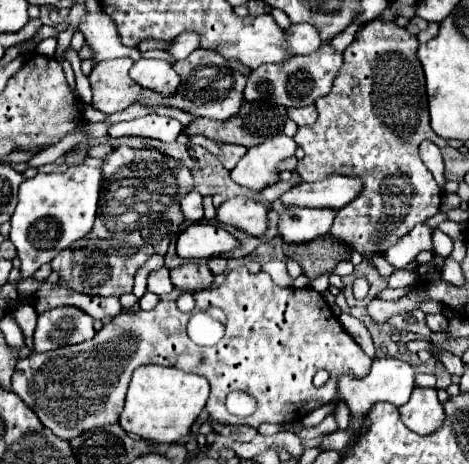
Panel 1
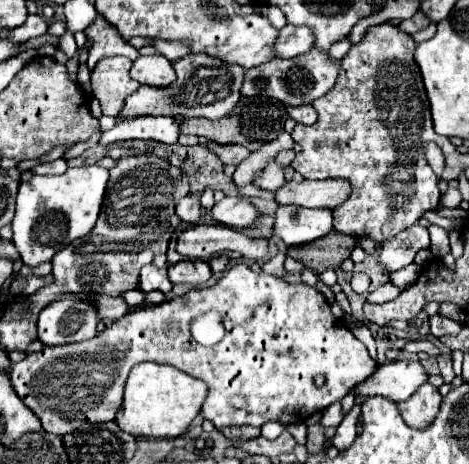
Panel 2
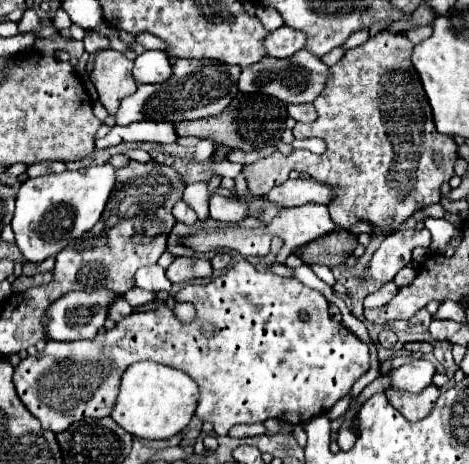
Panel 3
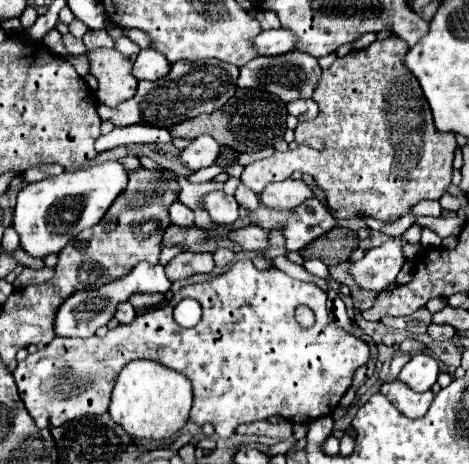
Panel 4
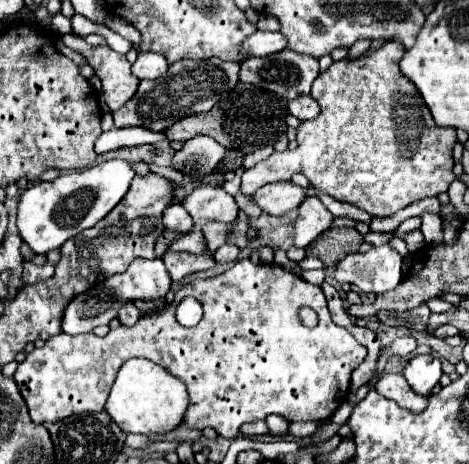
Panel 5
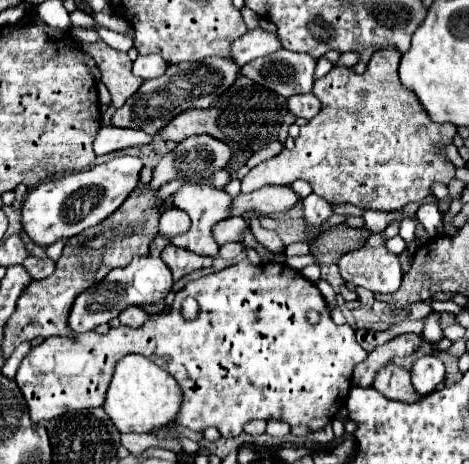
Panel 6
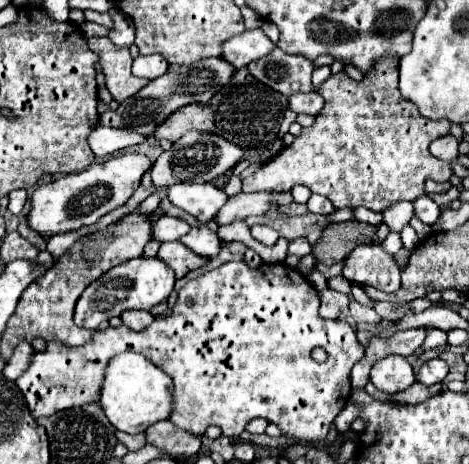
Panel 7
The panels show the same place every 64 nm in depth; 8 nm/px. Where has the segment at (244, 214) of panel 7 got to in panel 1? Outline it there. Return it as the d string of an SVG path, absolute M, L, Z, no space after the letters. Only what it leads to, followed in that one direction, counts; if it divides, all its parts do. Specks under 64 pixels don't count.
M330 176L320 182L300 182L286 190L280 200L282 204L306 206L306 208L332 208L338 210L348 204L362 190L360 180L346 176Z

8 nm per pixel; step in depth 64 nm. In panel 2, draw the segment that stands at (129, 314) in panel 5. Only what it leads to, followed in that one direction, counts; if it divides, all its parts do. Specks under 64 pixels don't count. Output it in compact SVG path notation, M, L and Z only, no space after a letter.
M92 296L92 300L96 302L96 308L98 308L98 314L102 320L114 322L130 310L122 296Z

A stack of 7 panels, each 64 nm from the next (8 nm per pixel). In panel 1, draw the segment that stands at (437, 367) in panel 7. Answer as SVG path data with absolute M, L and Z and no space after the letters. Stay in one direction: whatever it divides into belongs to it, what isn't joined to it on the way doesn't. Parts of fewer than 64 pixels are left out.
M380 358L372 362L372 368L368 372L368 376L364 378L352 378L352 376L340 376L340 384L338 384L338 400L348 402L350 406L350 422L354 432L358 434L364 416L368 414L370 406L376 402L390 402L394 406L402 406L404 402L410 400L410 394L414 390L414 378L416 378L416 370L412 364L404 362L404 360L396 360L396 358Z

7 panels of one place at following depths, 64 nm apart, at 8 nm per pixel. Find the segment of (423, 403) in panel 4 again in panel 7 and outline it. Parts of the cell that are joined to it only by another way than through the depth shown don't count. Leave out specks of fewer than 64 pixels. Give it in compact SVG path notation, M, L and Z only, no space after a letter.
M390 354L372 366L370 380L378 390L394 394L406 390L414 382L414 374L410 362L404 356L400 358L396 354Z

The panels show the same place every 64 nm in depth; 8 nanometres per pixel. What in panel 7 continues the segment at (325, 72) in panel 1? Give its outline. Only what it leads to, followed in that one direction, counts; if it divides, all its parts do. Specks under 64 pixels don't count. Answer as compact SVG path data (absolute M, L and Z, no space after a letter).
M278 46L268 56L248 64L248 70L254 78L284 96L312 90L312 62L304 56L286 54Z

